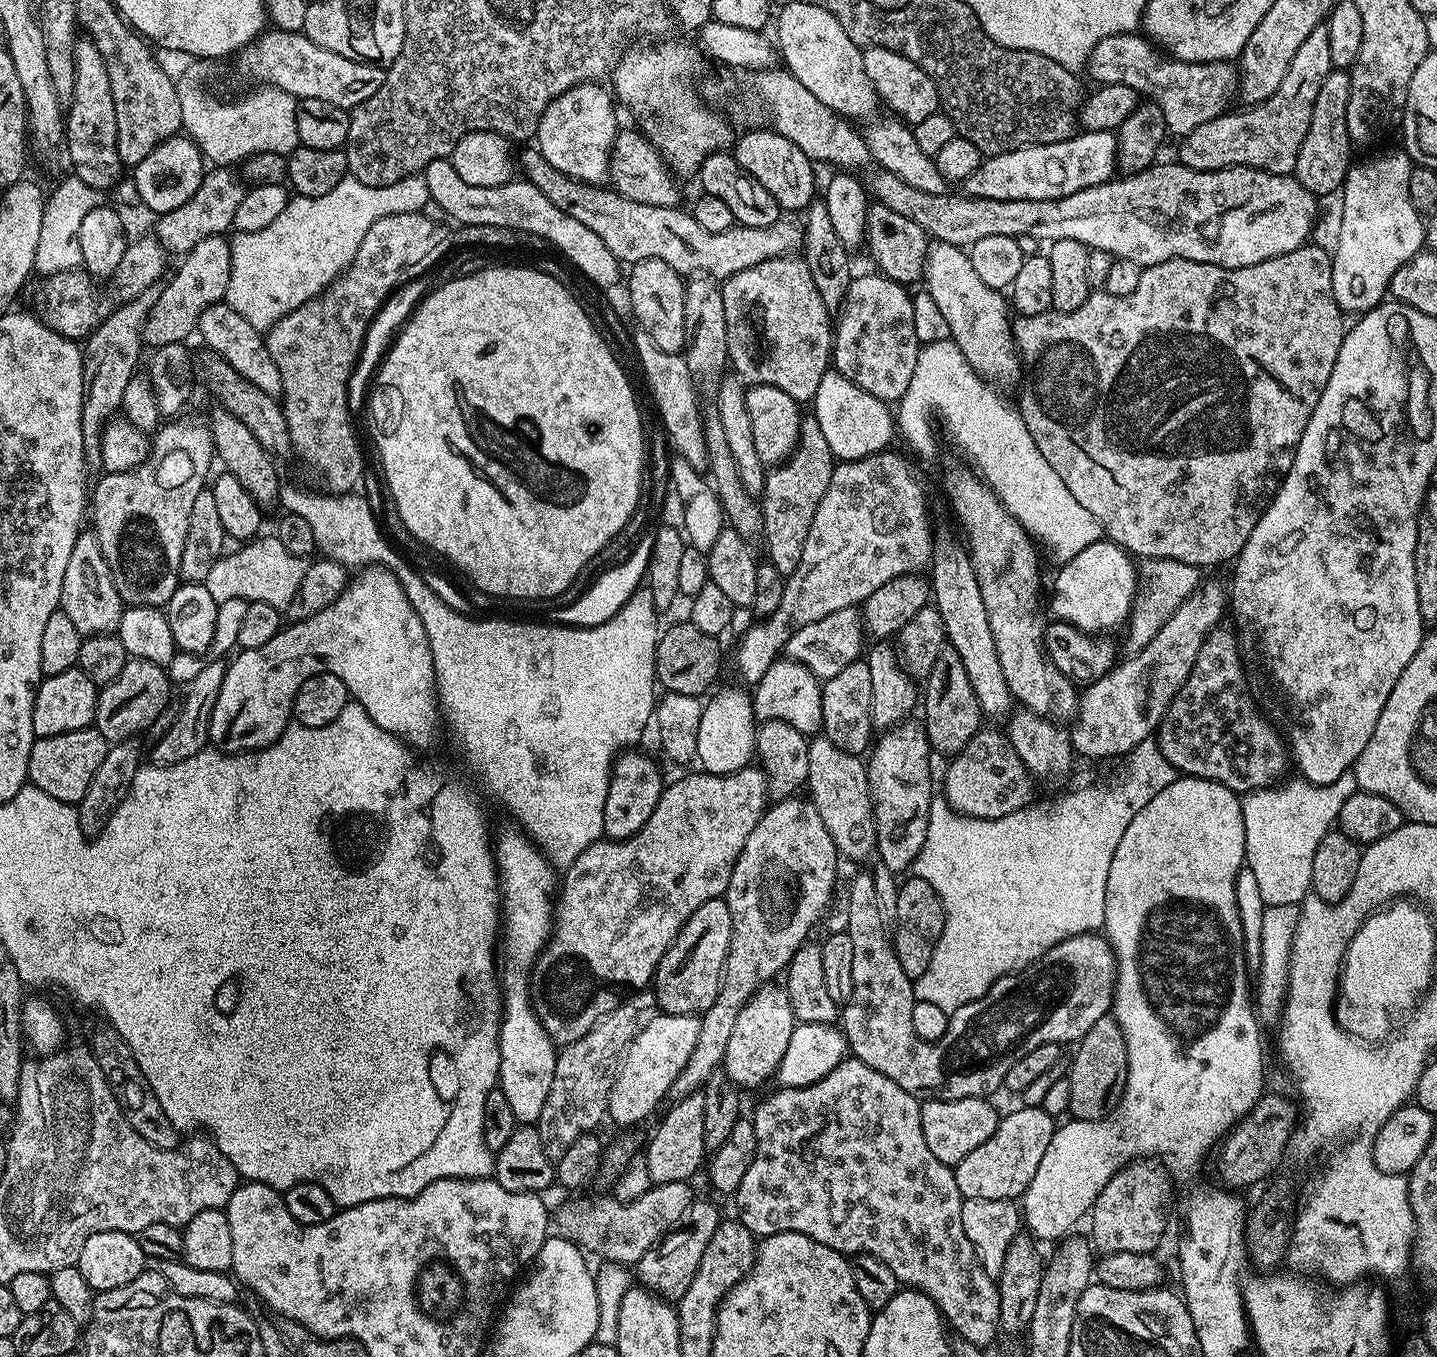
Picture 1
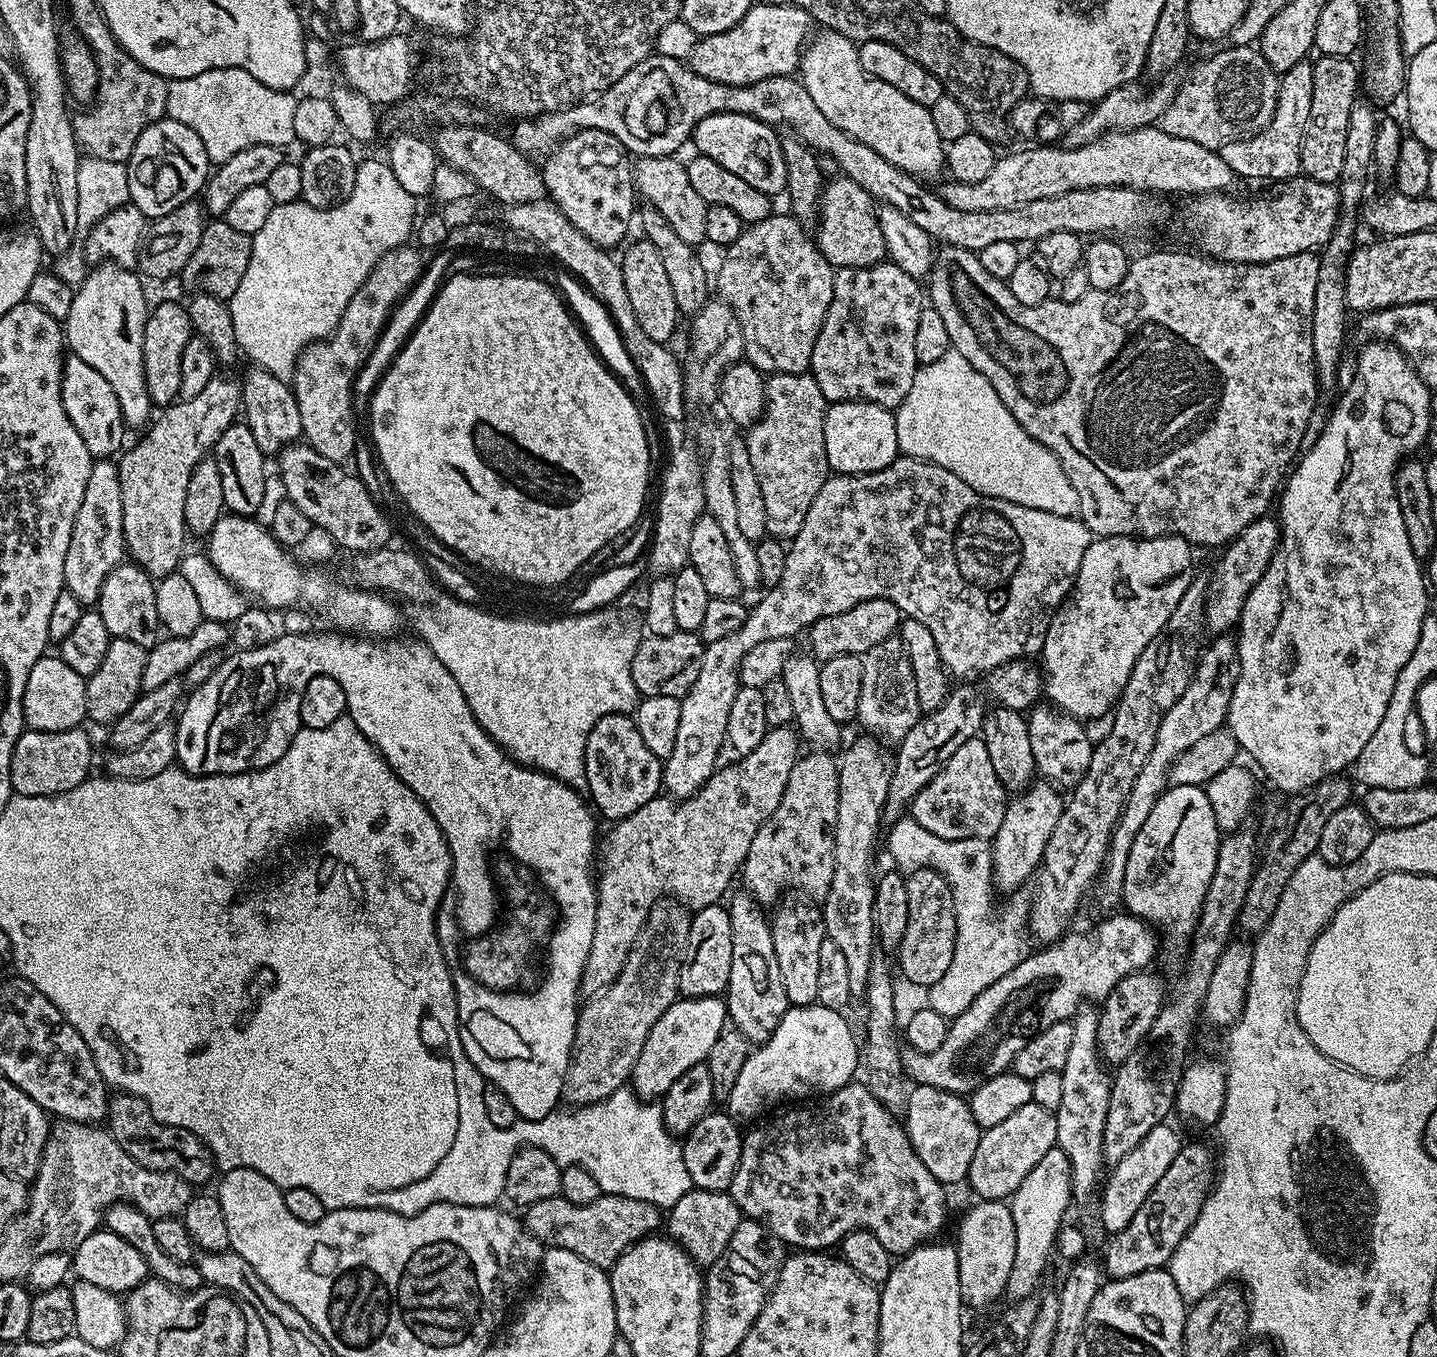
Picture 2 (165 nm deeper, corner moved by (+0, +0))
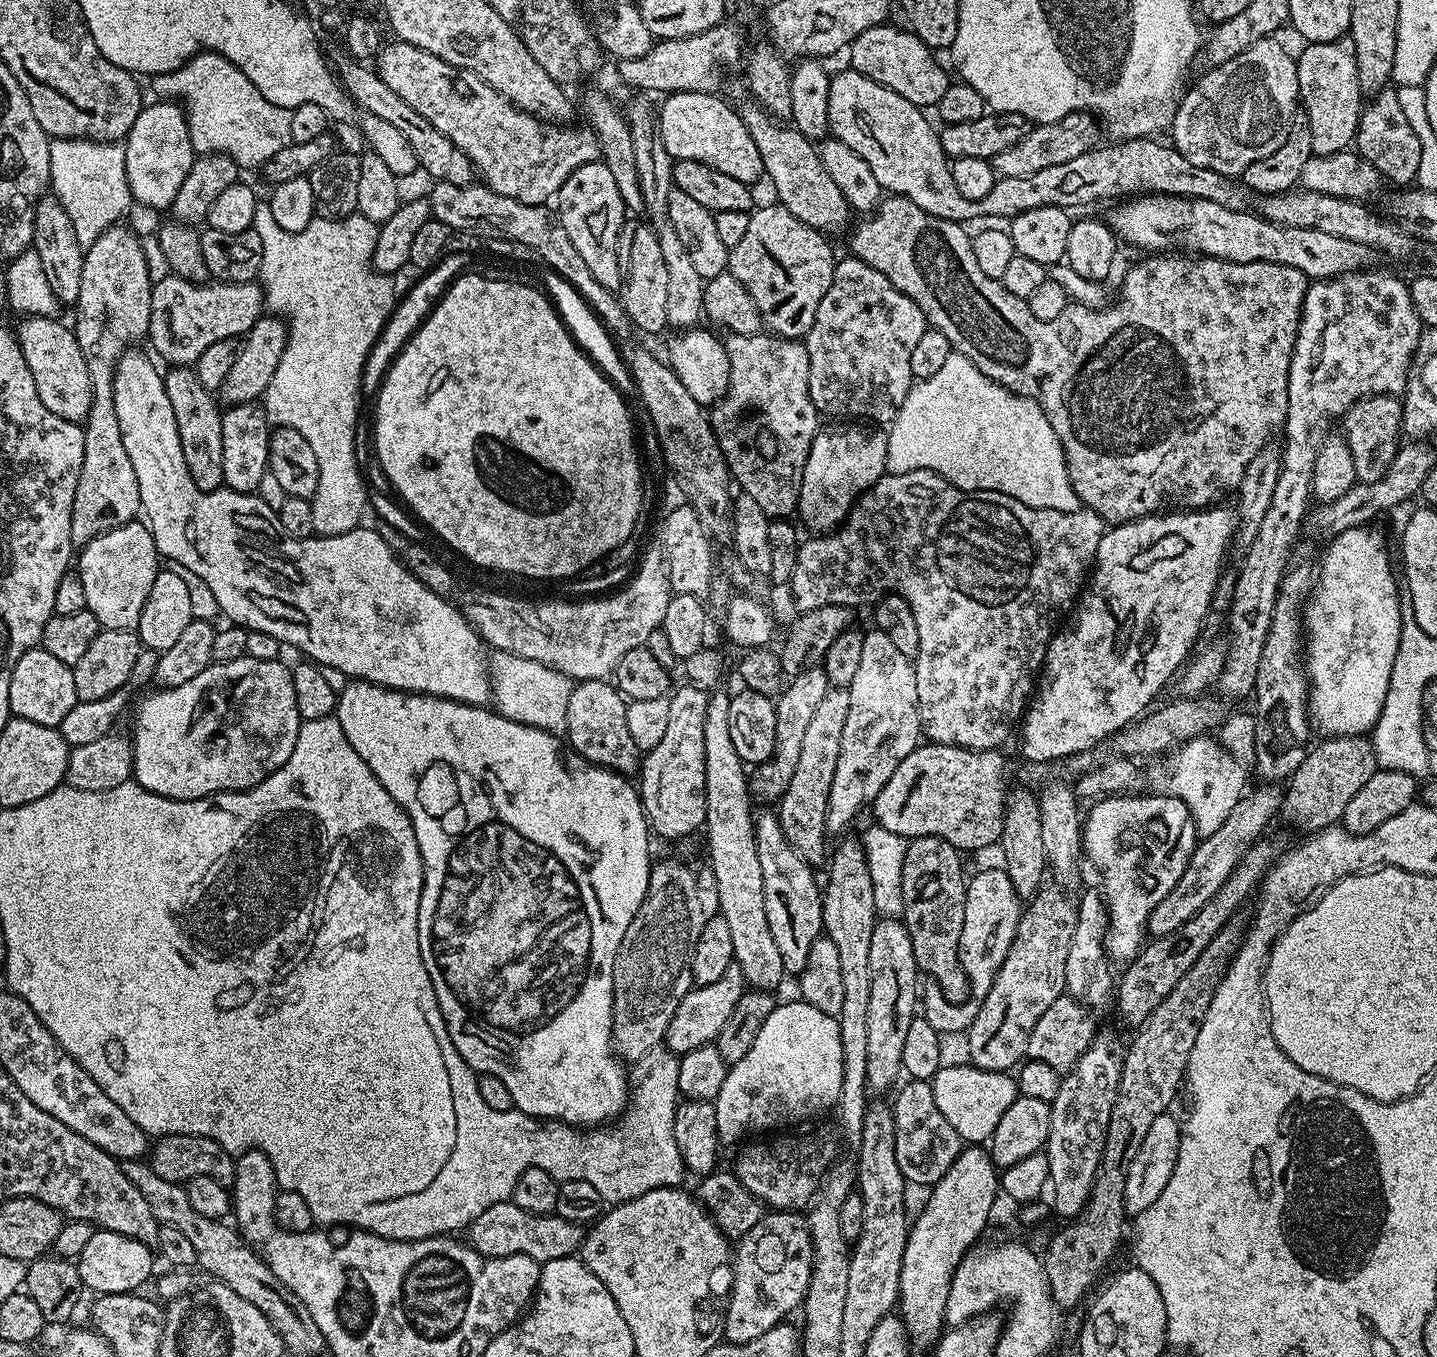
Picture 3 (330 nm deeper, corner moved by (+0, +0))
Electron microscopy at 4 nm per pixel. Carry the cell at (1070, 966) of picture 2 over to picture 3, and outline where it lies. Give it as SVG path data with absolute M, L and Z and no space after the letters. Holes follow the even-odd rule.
M1276 786L1260 787L1264 788L1256 788L1252 793L1249 791L1242 795L1234 810L1230 811L1226 822L1222 823L1214 834L1203 837L1197 843L1190 862L1186 870L1182 870L1182 878L1178 878L1174 890L1170 890L1170 894L1166 894L1166 898L1162 898L1162 902L1158 902L1158 906L1154 906L1152 913L1146 917L1146 932L1149 937L1174 934L1174 930L1178 930L1182 922L1190 922L1190 918L1194 918L1194 914L1198 914L1202 906L1206 906L1206 902L1214 898L1214 894L1218 894L1218 886L1222 886L1222 882L1230 878L1242 854L1246 854L1251 844L1265 835L1267 828L1264 827L1271 822L1275 812L1277 815L1281 811L1282 792Z

